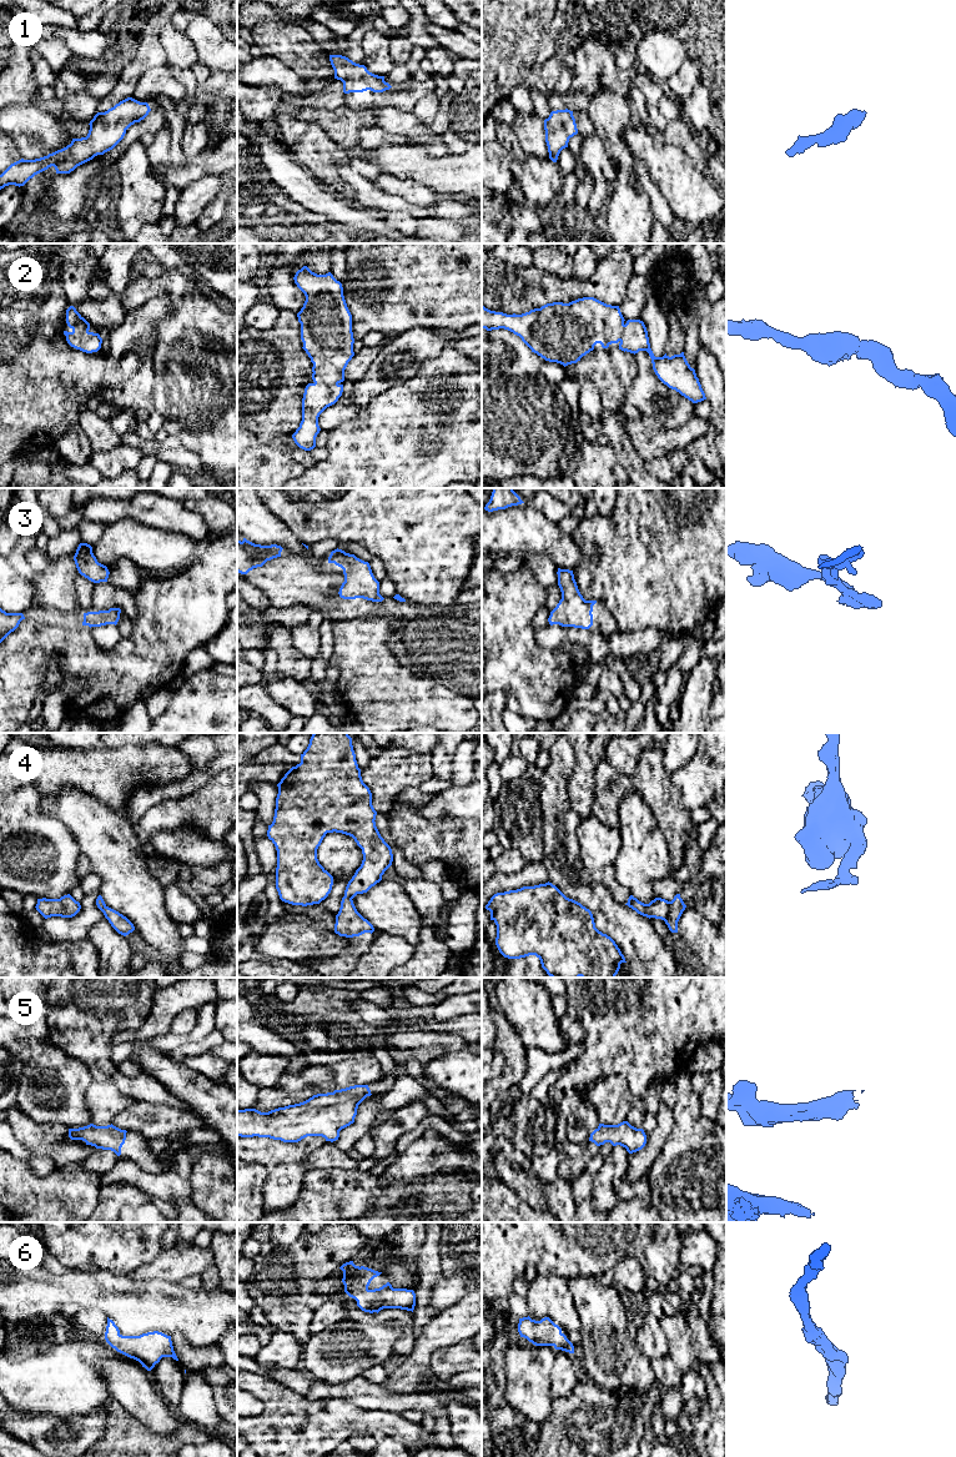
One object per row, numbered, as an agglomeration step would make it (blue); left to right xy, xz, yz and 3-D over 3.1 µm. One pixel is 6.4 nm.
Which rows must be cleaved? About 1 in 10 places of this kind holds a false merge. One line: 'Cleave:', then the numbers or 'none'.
Cleave: none

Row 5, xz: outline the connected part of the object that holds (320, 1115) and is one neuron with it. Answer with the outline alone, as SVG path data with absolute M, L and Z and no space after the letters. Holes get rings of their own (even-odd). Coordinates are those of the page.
M354 1085L317 1094L303 1102L268 1112L237 1109L237 1136L270 1137L283 1142L322 1136L333 1142L338 1140L342 1129L354 1122L358 1105L371 1095L368 1085Z

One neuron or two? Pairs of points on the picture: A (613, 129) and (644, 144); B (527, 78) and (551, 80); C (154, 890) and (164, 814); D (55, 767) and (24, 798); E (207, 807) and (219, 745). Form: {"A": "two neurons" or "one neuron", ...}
{"A": "two neurons", "B": "two neurons", "C": "two neurons", "D": "two neurons", "E": "two neurons"}

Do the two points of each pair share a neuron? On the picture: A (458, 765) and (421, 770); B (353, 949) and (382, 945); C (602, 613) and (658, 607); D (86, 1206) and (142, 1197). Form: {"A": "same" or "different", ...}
{"A": "different", "B": "different", "C": "different", "D": "different"}

